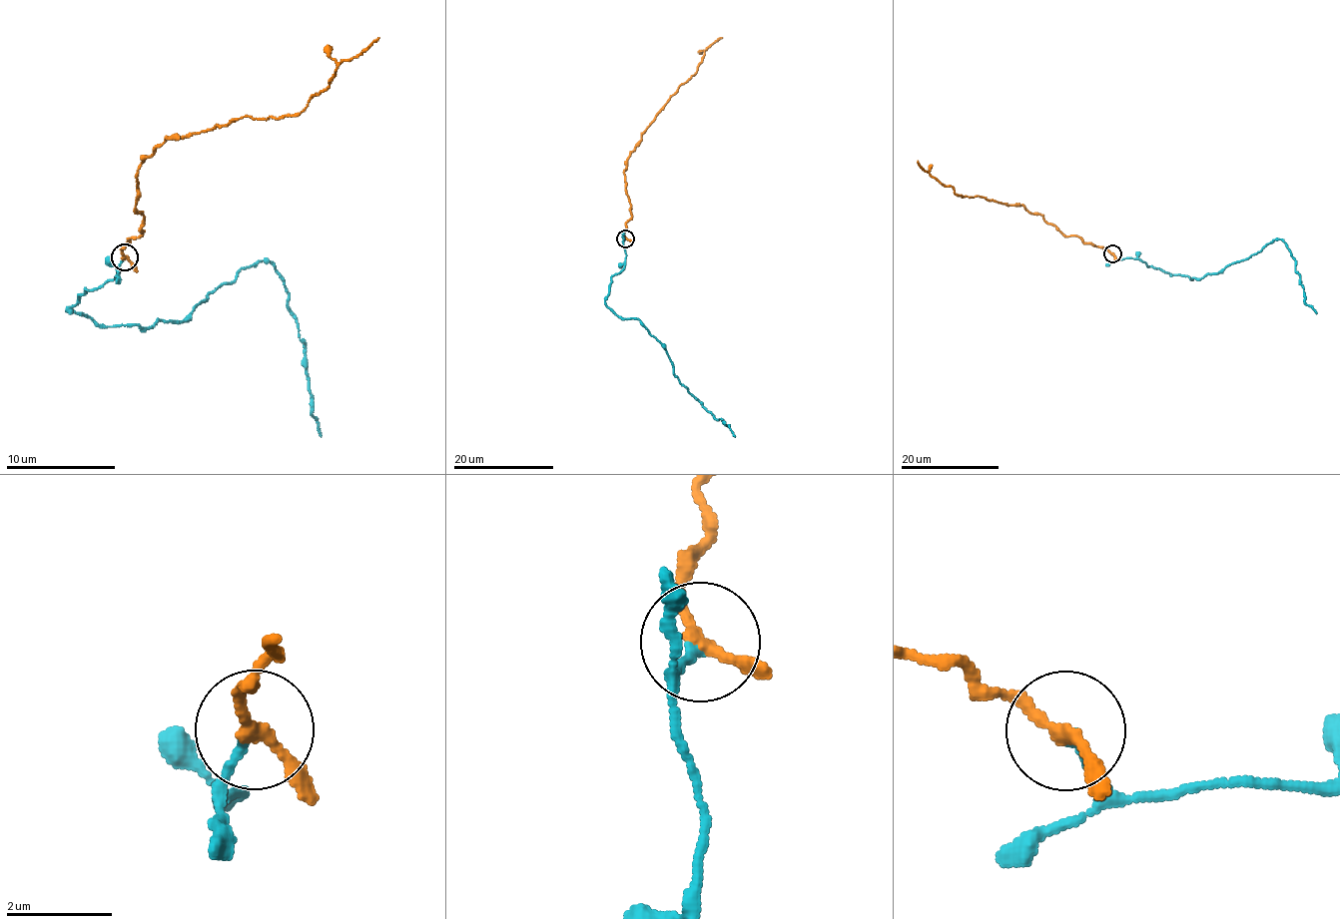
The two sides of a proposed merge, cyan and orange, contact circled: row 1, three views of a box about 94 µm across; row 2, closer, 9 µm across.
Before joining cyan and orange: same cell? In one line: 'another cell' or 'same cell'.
same cell

